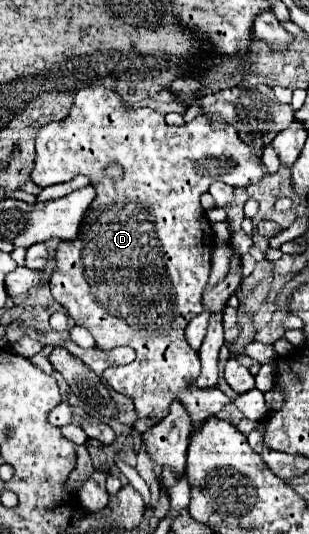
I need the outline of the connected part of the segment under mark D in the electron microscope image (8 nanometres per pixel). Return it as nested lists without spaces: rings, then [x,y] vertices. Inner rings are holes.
[[[94,85],[76,93],[66,119],[54,121],[38,131],[36,165],[30,179],[38,187],[48,187],[70,181],[78,173],[90,177],[96,197],[84,213],[78,237],[74,241],[60,241],[56,249],[56,267],[50,277],[52,297],[66,309],[76,325],[86,327],[94,335],[98,349],[110,351],[120,345],[136,349],[136,361],[109,367],[103,376],[114,391],[134,401],[138,419],[162,421],[170,413],[170,405],[180,401],[192,419],[192,431],[198,431],[208,417],[230,403],[220,389],[198,389],[194,385],[200,375],[200,359],[184,339],[186,325],[204,309],[202,291],[210,277],[210,253],[214,249],[214,233],[202,214],[206,212],[200,197],[214,181],[224,181],[234,187],[258,183],[264,175],[264,163],[238,139],[232,127],[216,131],[208,127],[208,119],[202,115],[182,127],[170,127],[154,109],[128,107],[116,91]],[[108,165],[120,165],[124,171],[122,177],[106,177],[104,169]]]

